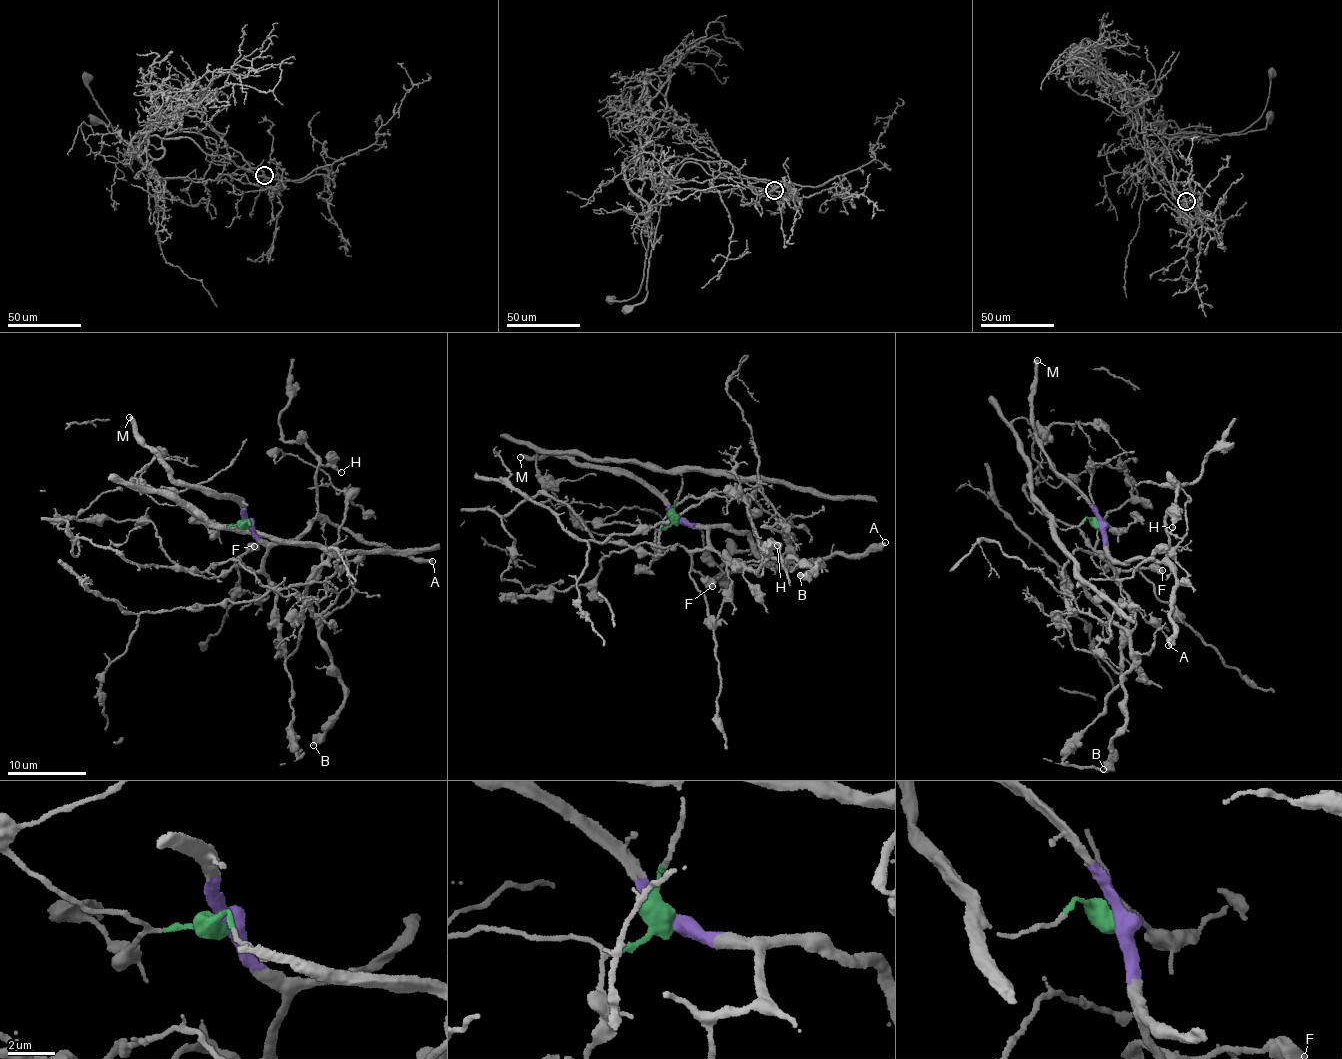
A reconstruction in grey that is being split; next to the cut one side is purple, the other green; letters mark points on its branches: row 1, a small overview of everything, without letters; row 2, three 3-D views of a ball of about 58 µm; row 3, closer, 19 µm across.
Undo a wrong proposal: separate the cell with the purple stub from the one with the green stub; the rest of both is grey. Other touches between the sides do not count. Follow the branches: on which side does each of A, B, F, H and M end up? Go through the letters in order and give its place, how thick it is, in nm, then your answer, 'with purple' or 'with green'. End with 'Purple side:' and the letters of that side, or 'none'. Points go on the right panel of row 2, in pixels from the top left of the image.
A: at (1168, 645); 400 nm thick; with purple
B: at (1103, 769); 380 nm thick; with green
F: at (1162, 570); 700 nm thick; with purple
H: at (1172, 527); 200 nm thick; with purple
M: at (1037, 360); 400 nm thick; with purple
Purple side: A, F, H, M

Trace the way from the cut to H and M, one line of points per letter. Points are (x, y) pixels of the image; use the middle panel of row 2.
H: (678, 519), (707, 526), (729, 524), (748, 536), (750, 548), (760, 559), (750, 547), (777, 545)
M: (678, 519), (632, 476), (615, 475), (570, 457), (546, 453), (539, 457), (519, 457)

